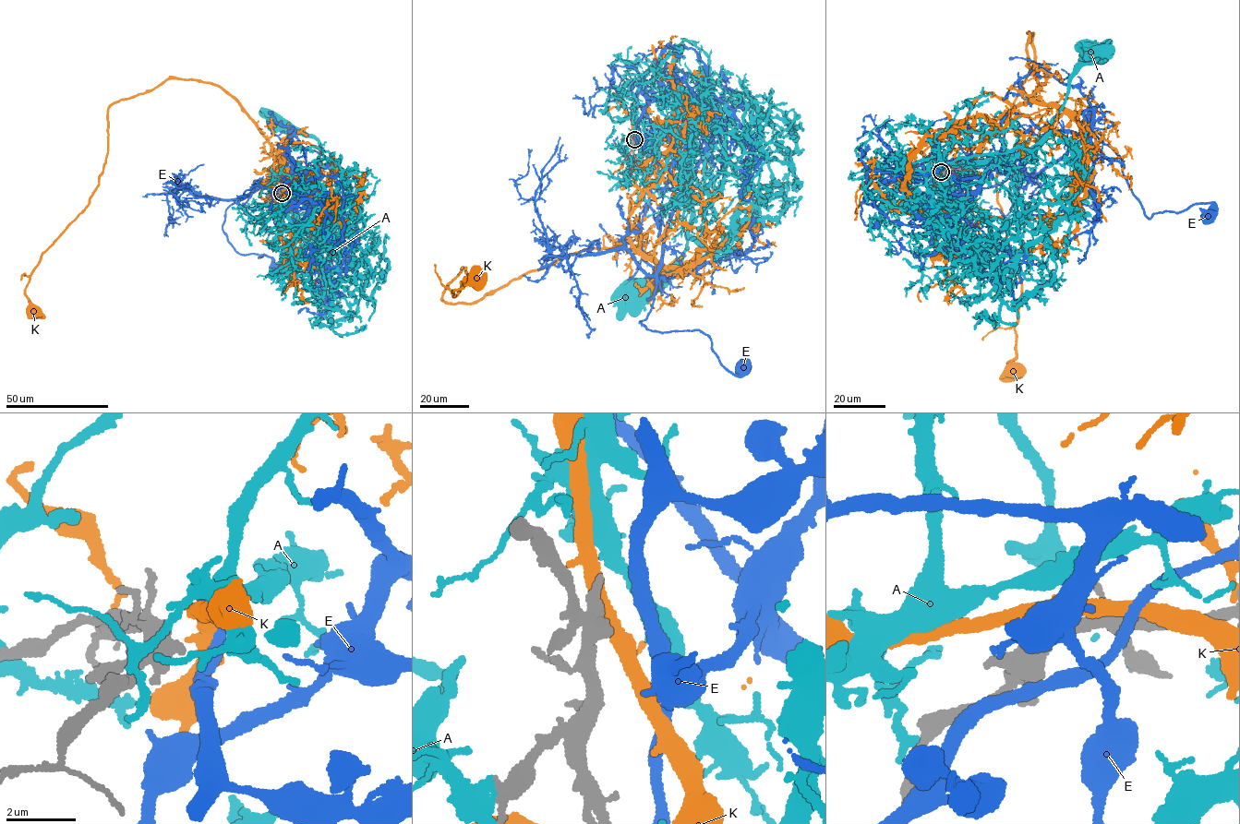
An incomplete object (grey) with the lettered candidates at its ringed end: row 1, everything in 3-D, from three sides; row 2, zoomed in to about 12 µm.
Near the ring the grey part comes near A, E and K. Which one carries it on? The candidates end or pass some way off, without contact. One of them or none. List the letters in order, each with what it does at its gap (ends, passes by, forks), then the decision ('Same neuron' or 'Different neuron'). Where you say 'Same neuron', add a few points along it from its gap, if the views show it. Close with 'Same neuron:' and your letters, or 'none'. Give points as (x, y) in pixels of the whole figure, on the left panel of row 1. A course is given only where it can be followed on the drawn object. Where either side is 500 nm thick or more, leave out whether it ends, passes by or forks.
A: Different neuron
E: It passes by. Different neuron
K: It passes by. Different neuron
Same neuron: none

